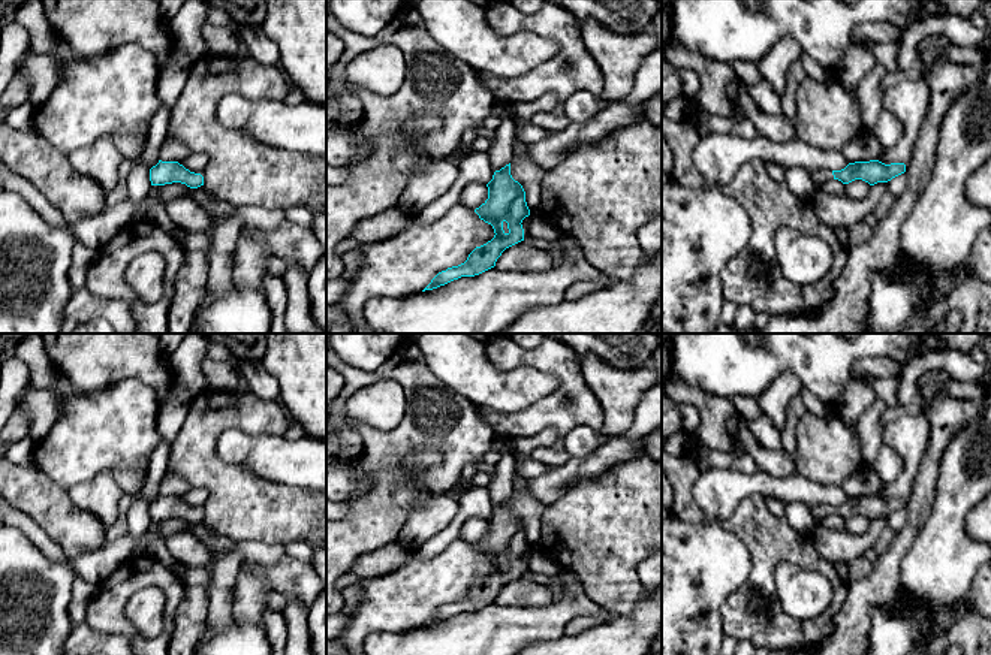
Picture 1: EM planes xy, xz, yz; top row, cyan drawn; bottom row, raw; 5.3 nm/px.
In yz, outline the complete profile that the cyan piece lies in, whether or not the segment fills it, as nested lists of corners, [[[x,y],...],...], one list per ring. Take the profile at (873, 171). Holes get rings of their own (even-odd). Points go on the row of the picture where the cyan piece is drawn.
[[[870,160],[870,162],[849,163],[841,170],[817,169],[810,172],[810,176],[813,185],[817,188],[820,184],[832,178],[841,181],[843,184],[849,184],[855,179],[862,179],[870,185],[874,185],[877,182],[888,182],[904,172],[906,172],[904,163],[885,164],[879,160]]]

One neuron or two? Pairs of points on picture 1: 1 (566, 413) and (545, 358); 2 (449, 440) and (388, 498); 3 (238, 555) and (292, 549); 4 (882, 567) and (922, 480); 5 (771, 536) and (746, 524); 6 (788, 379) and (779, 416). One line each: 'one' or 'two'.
1: one
2: one
3: two
4: one
5: one
6: one

